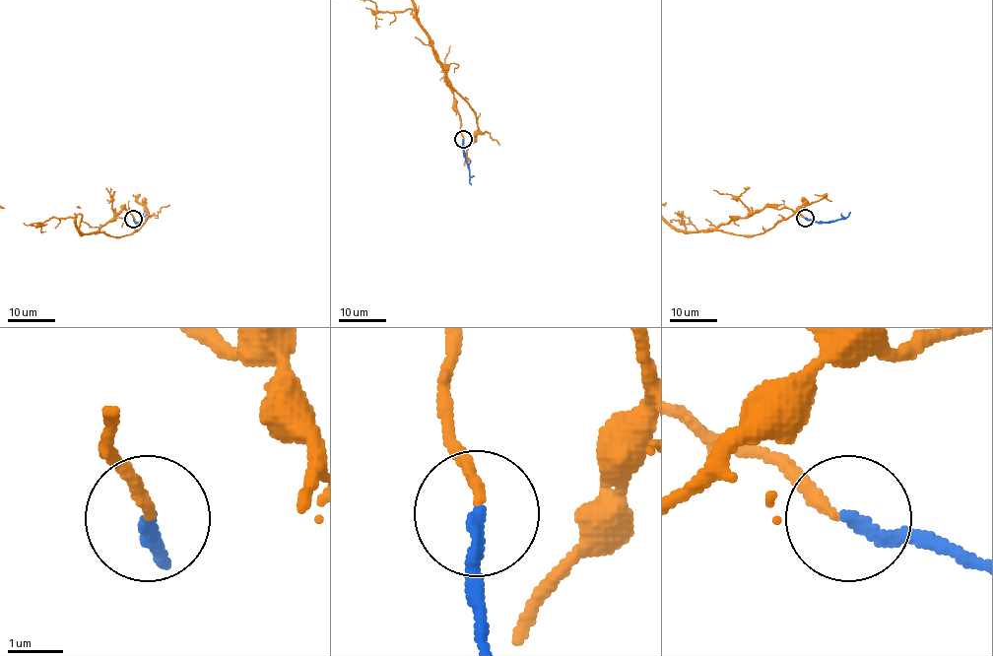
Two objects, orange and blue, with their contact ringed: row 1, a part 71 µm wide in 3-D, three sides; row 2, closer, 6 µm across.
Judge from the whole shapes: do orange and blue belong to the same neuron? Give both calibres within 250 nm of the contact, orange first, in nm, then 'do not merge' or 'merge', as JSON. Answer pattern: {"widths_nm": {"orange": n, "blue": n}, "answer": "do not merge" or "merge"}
{"widths_nm": {"orange": 180, "blue": 220}, "answer": "merge"}

